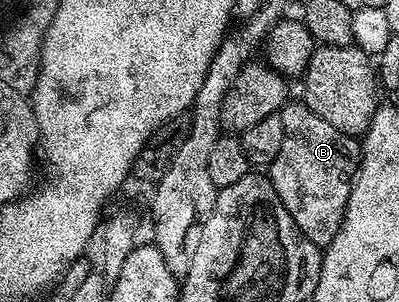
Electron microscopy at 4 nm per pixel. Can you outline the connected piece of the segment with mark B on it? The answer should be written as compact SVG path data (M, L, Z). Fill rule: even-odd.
M301 100L283 105L284 143L280 155L268 166L268 176L280 203L292 215L296 227L313 245L325 247L340 231L350 186L360 168L360 141L324 123Z

